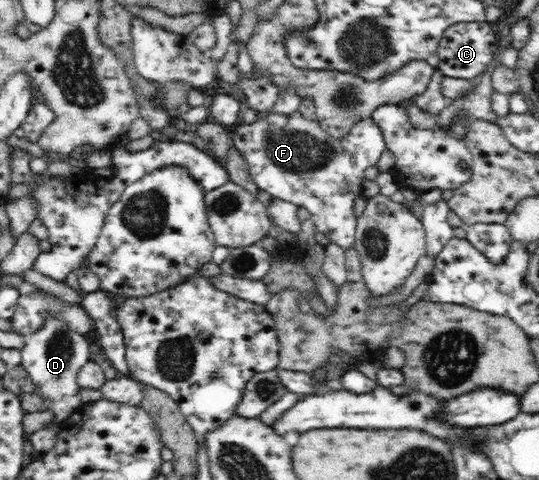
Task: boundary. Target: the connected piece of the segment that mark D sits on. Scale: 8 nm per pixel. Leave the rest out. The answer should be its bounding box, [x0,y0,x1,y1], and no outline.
[19,318,90,424]

